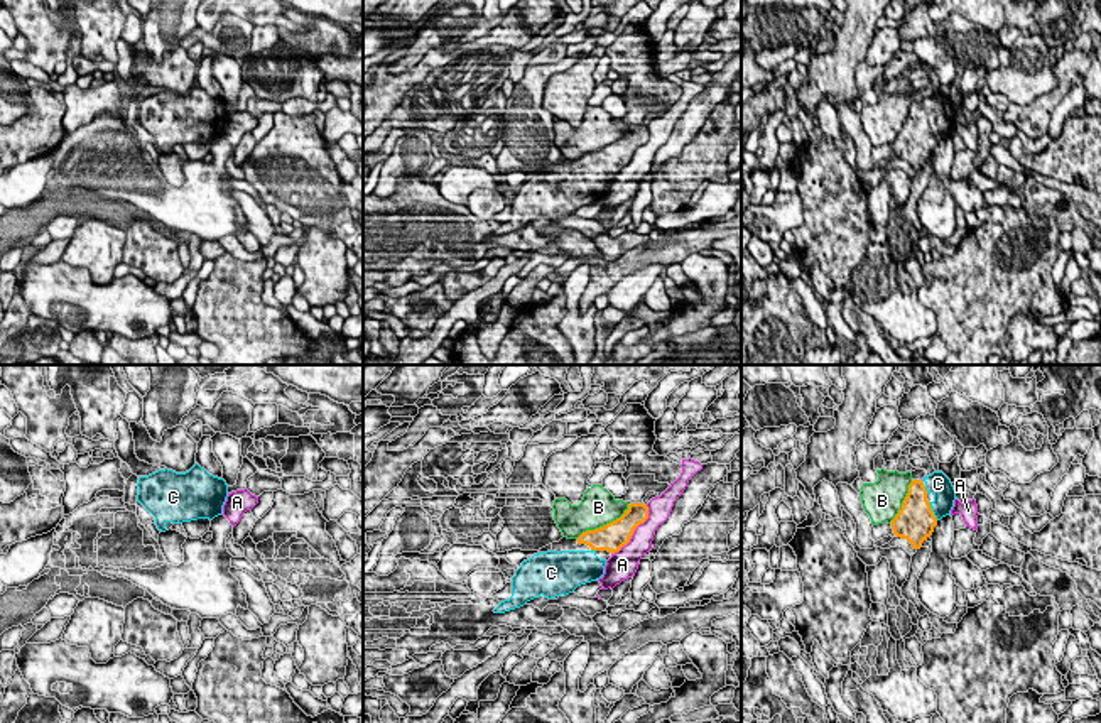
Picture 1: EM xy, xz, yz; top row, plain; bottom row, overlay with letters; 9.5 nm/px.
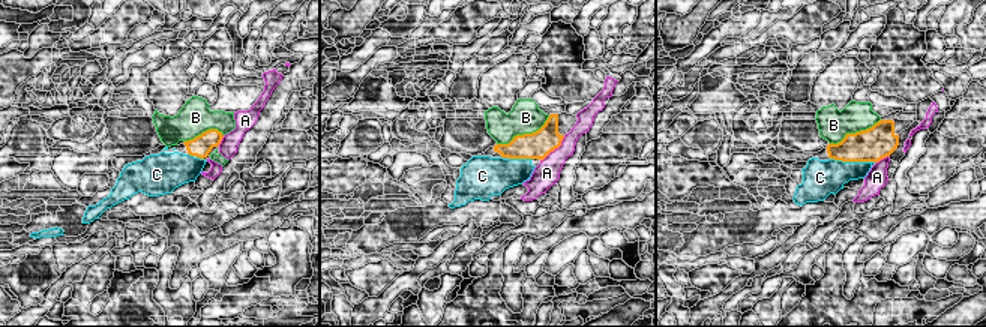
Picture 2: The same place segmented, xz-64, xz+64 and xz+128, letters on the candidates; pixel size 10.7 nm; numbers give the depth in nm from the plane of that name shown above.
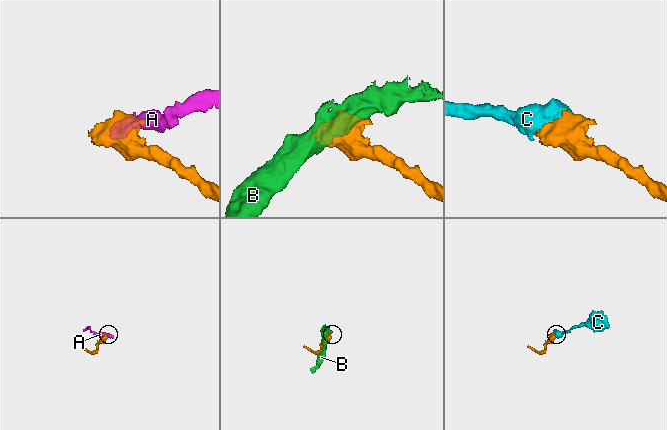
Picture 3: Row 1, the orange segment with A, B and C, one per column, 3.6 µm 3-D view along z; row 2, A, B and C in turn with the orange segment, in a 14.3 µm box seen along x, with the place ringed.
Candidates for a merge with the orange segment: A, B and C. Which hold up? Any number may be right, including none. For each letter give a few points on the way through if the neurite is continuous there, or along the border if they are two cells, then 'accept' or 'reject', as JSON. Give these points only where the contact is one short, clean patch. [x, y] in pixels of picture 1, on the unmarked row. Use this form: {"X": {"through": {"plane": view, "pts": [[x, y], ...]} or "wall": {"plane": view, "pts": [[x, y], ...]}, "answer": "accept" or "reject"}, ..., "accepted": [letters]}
{"A": {"answer": "reject"}, "B": {"answer": "reject"}, "C": {"answer": "accept"}, "accepted": ["C"]}

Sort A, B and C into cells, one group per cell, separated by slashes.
A / B / C

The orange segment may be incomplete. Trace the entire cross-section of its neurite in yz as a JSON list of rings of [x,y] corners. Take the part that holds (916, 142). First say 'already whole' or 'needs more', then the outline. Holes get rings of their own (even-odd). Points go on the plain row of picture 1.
needs more; [[[934,93],[924,101],[912,101],[902,130],[890,144],[897,159],[907,160],[914,171],[920,171],[937,144],[951,137],[956,111],[942,93]]]

